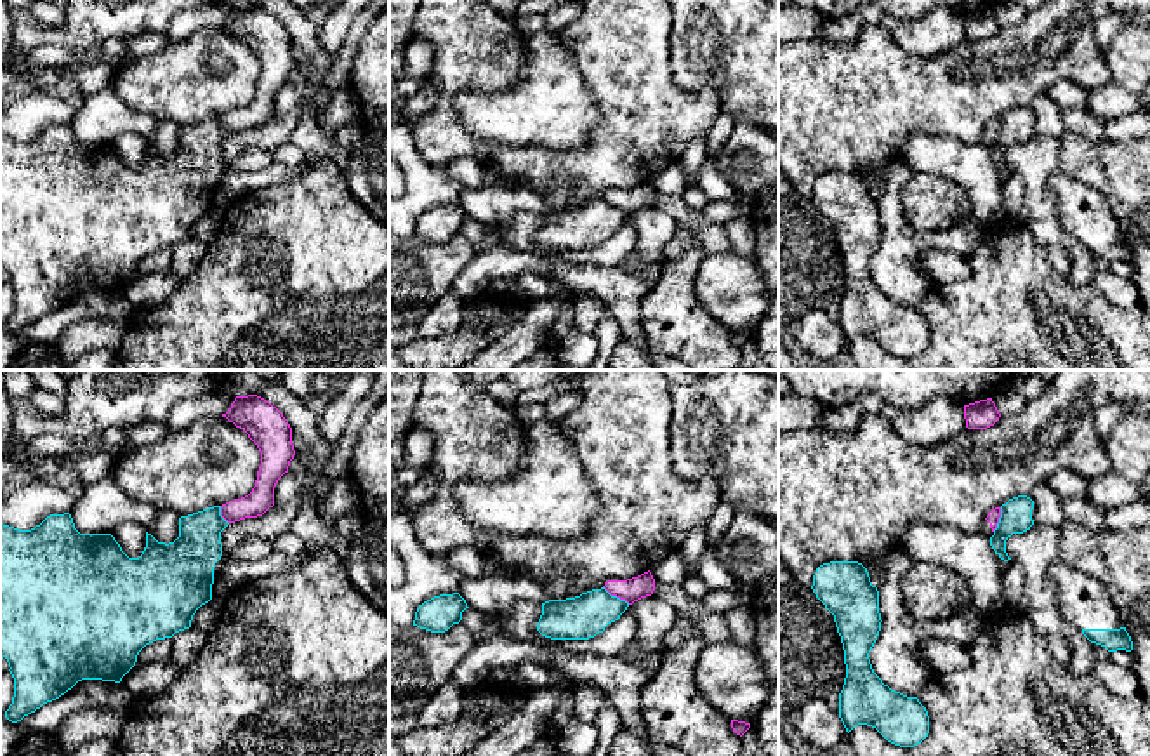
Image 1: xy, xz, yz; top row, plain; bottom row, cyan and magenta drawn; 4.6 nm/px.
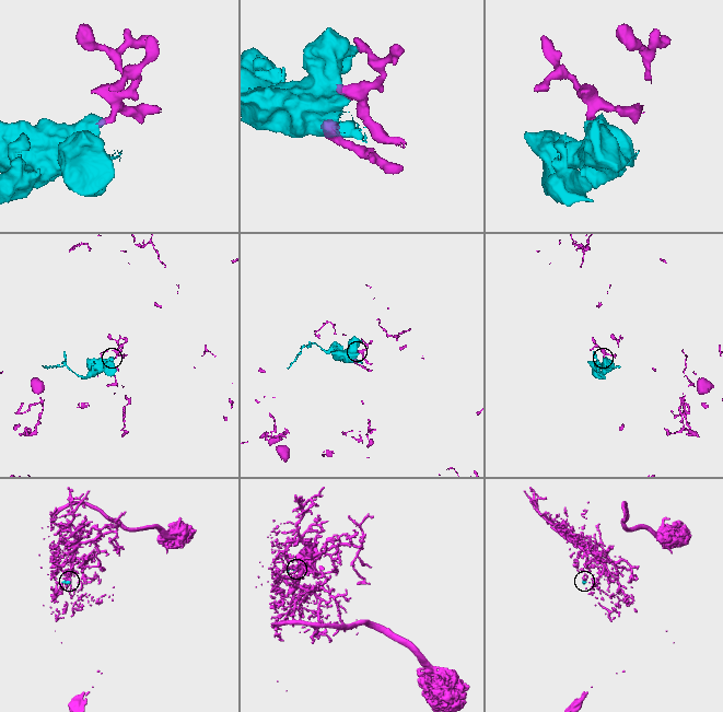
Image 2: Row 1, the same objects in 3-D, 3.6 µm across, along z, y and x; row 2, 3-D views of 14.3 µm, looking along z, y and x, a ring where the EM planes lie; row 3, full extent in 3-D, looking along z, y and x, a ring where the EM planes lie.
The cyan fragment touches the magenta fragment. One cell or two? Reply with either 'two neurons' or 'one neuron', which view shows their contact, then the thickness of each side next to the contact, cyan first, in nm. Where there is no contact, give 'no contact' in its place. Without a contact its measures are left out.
two neurons; contact in xz; calibres 200 and 110 nm

